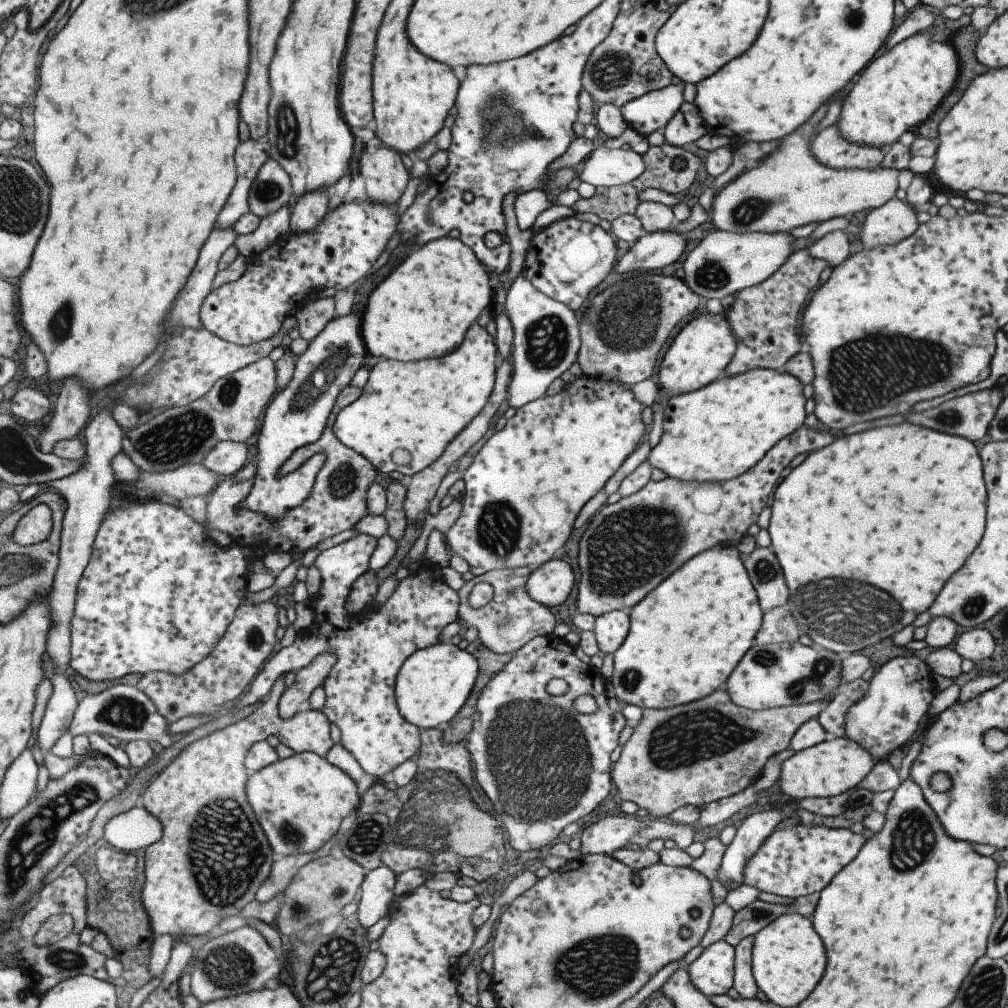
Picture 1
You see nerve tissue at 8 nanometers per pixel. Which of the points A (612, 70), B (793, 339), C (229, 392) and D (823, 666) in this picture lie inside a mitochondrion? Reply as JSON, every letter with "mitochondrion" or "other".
{"A":"mitochondrion","B":"other","C":"mitochondrion","D":"mitochondrion"}

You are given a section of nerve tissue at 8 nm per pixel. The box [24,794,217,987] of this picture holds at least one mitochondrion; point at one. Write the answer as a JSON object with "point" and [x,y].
{"point":[65,958]}

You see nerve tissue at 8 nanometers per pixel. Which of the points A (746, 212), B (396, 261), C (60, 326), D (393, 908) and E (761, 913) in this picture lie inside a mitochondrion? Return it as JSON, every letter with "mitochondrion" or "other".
{"A":"mitochondrion","B":"other","C":"mitochondrion","D":"other","E":"mitochondrion"}

